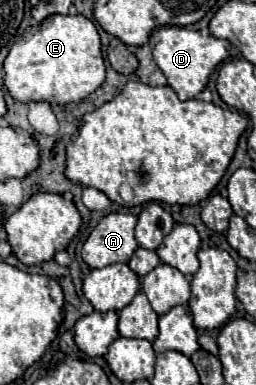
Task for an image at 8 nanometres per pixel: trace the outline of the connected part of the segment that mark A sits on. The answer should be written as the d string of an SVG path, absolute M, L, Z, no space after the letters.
M108 214L90 232L82 246L82 260L90 268L104 268L114 262L128 262L138 248L134 240L136 216L132 214Z

